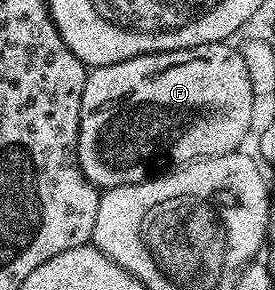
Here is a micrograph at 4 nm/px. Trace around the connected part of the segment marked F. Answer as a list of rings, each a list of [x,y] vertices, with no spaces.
[[[227,42],[218,44],[202,44],[196,48],[182,48],[168,52],[154,52],[141,54],[137,58],[129,58],[125,62],[113,62],[113,66],[101,66],[88,71],[85,90],[81,94],[81,114],[79,115],[79,133],[77,134],[77,158],[79,169],[85,174],[90,184],[100,190],[125,186],[126,184],[140,184],[152,174],[166,174],[174,169],[192,164],[195,160],[204,160],[210,156],[220,156],[236,151],[239,144],[247,136],[251,128],[251,111],[255,108],[257,94],[249,82],[249,72],[245,70],[245,60],[238,47],[230,48]]]

